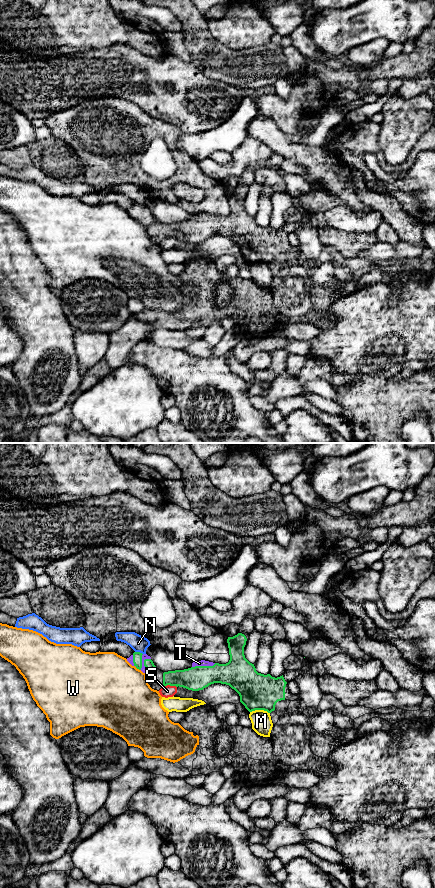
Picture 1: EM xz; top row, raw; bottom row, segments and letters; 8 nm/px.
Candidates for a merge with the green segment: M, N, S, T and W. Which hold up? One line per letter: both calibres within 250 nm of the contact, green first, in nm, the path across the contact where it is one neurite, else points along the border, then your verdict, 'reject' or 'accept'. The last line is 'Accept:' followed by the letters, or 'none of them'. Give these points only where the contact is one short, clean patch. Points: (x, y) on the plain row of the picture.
M: 300 nm thick on the green side, 160 nm on the other; reject
N: 80 nm thick on the green side, 140 nm on the other; border along xz (135, 203), (139, 203), (142, 206); reject
S: 190 nm thick on the green side, 100 nm on the other; reject
T: 80 nm thick on the green side, 50 nm on the other; accept
W: 80 nm thick on the green side, 500 nm on the other; reject
Accept: T

